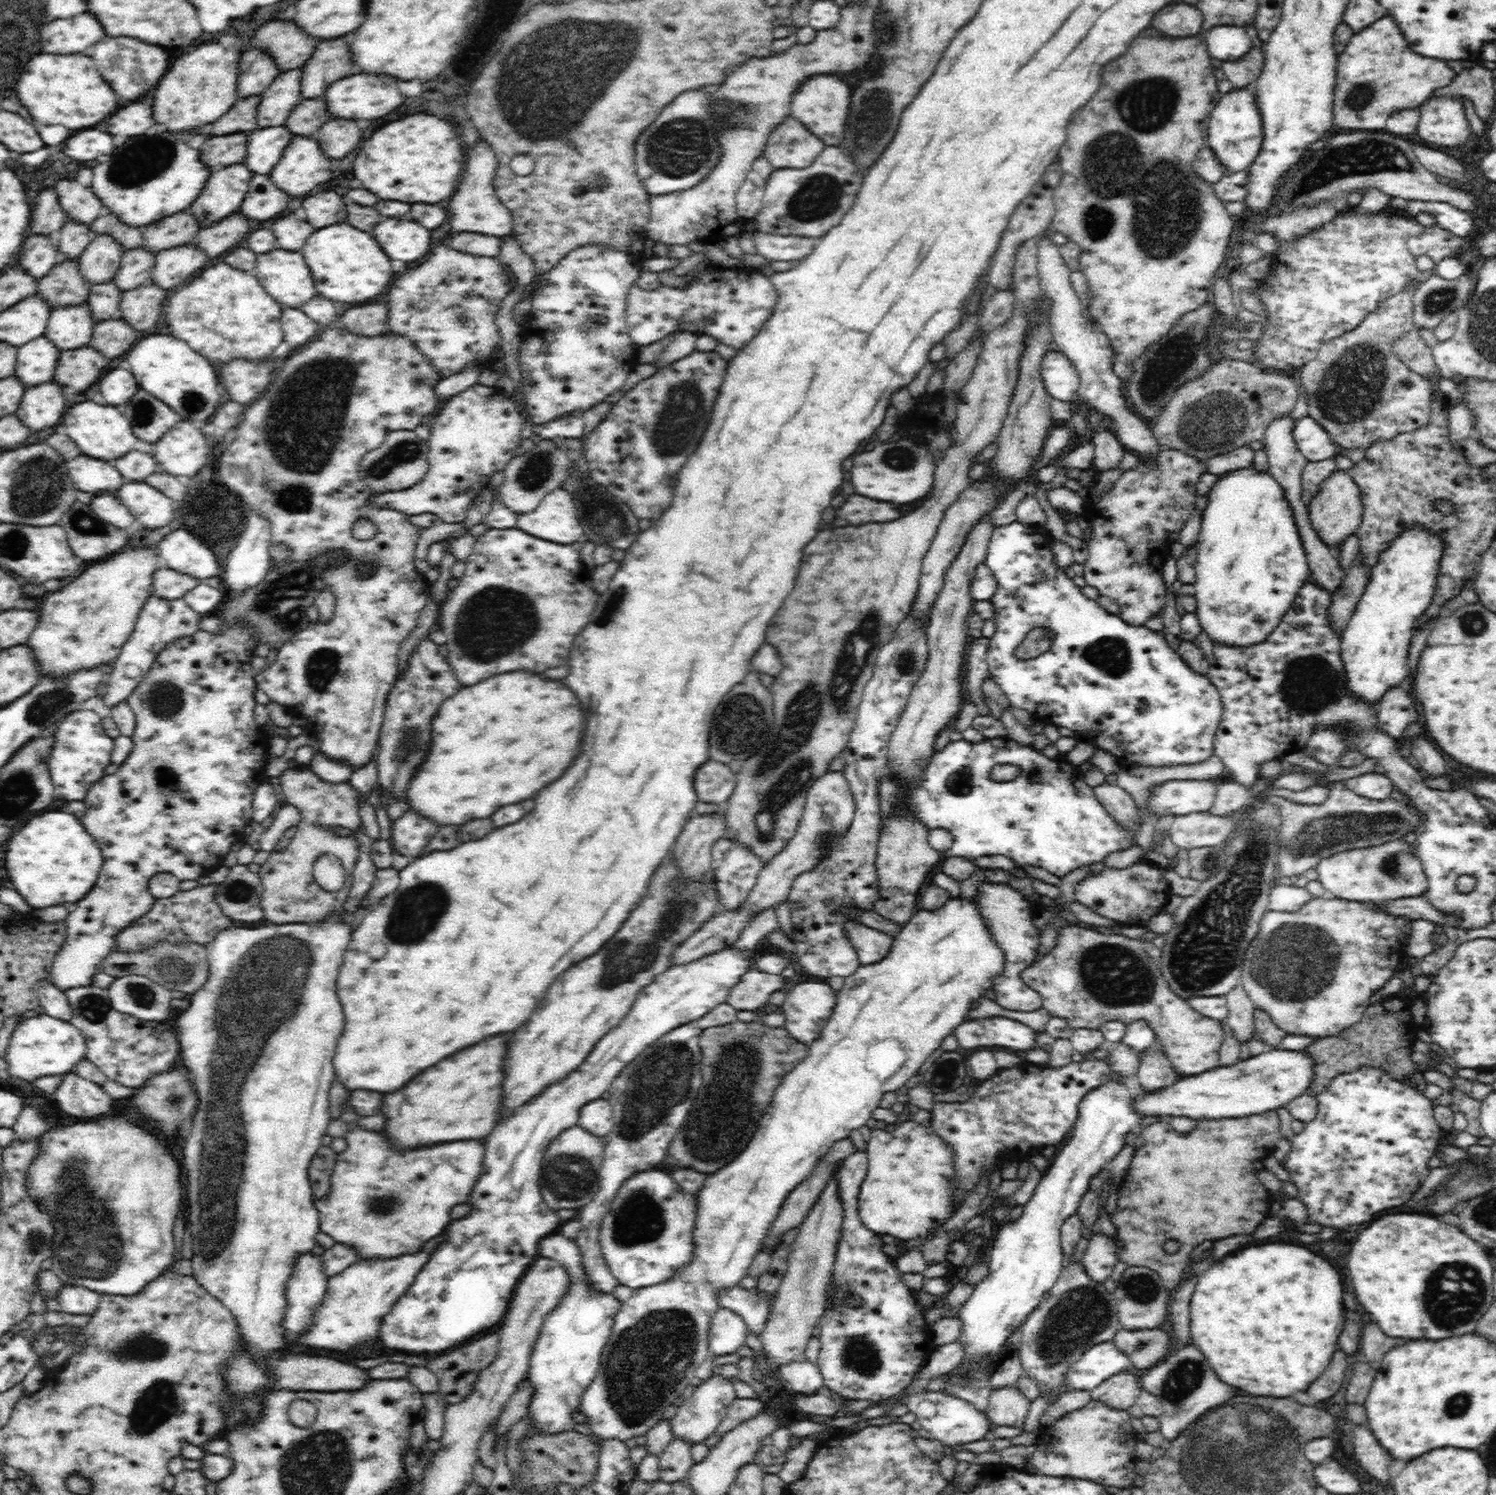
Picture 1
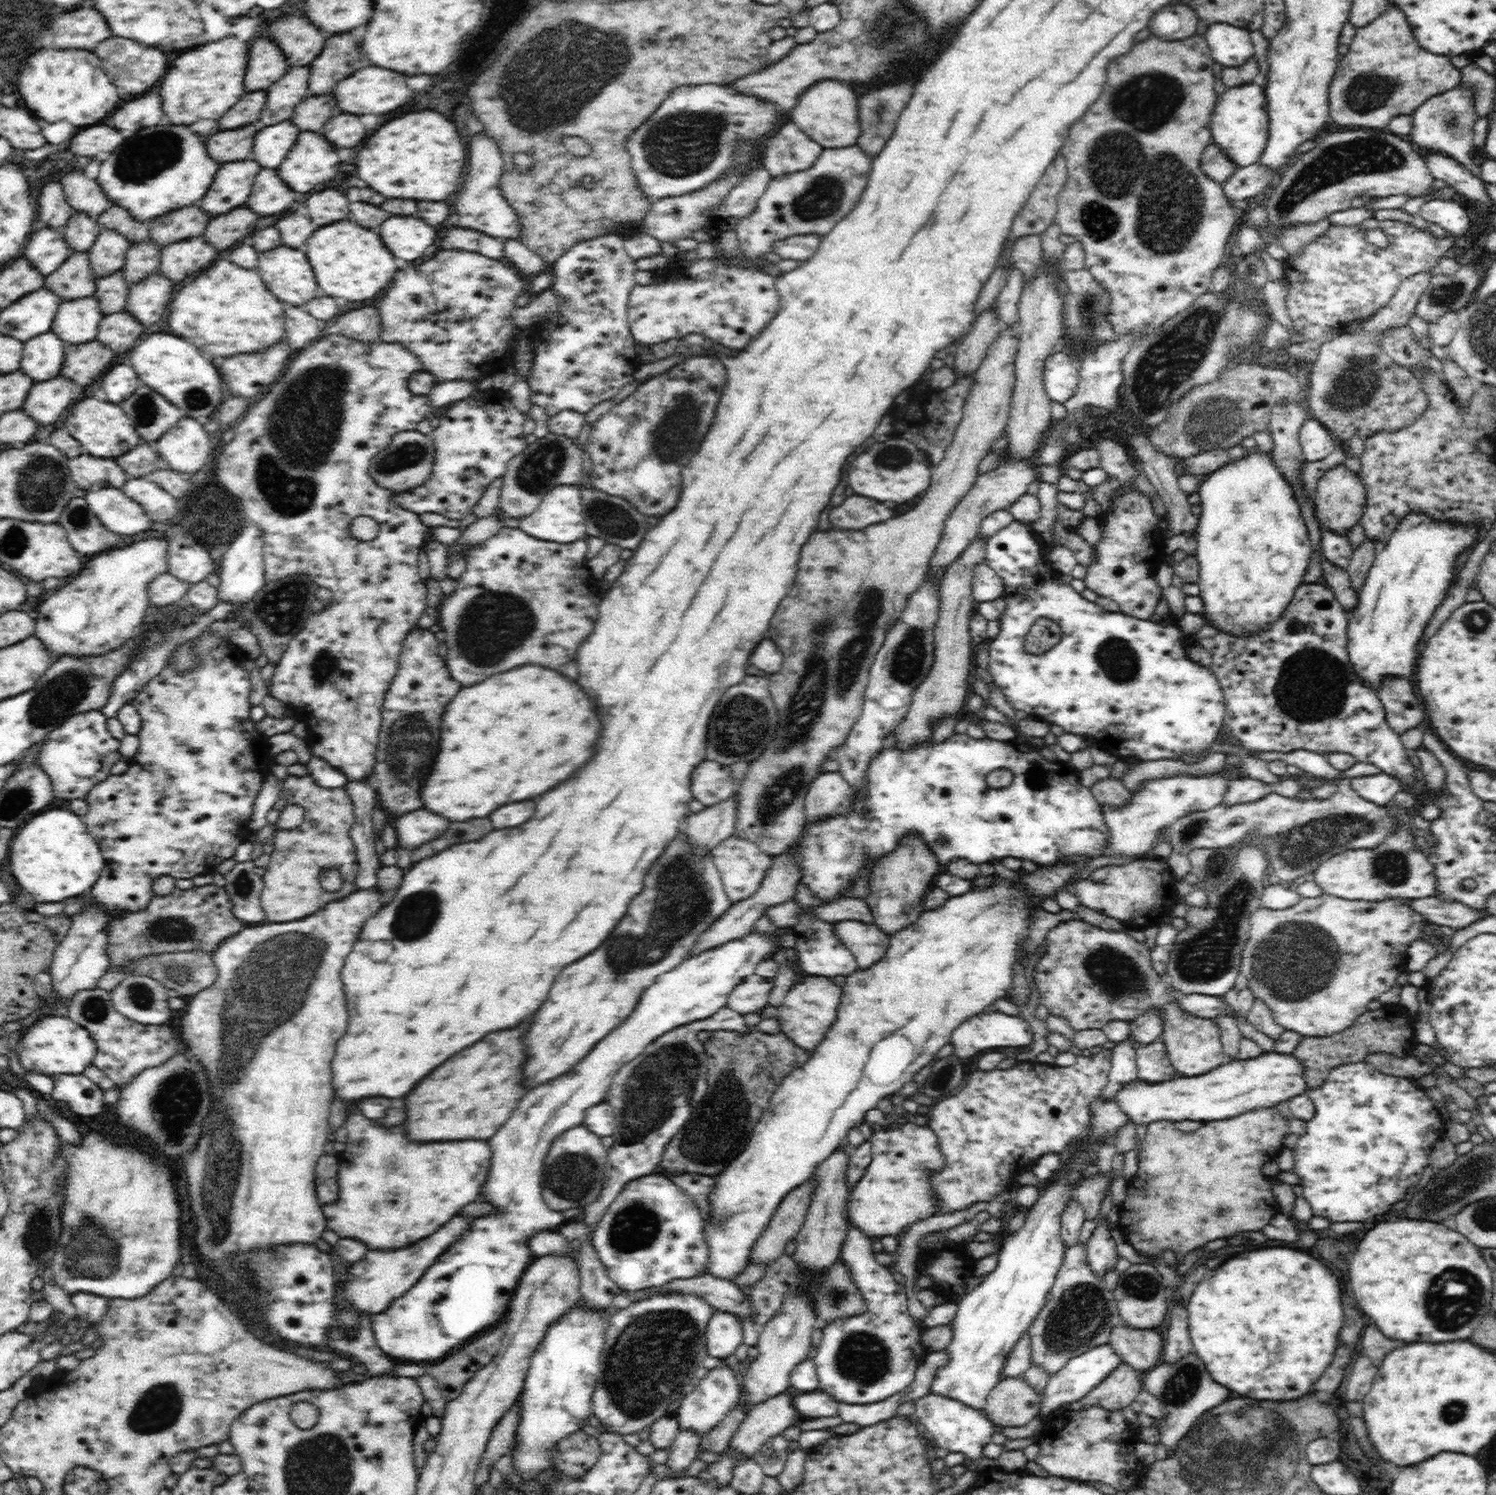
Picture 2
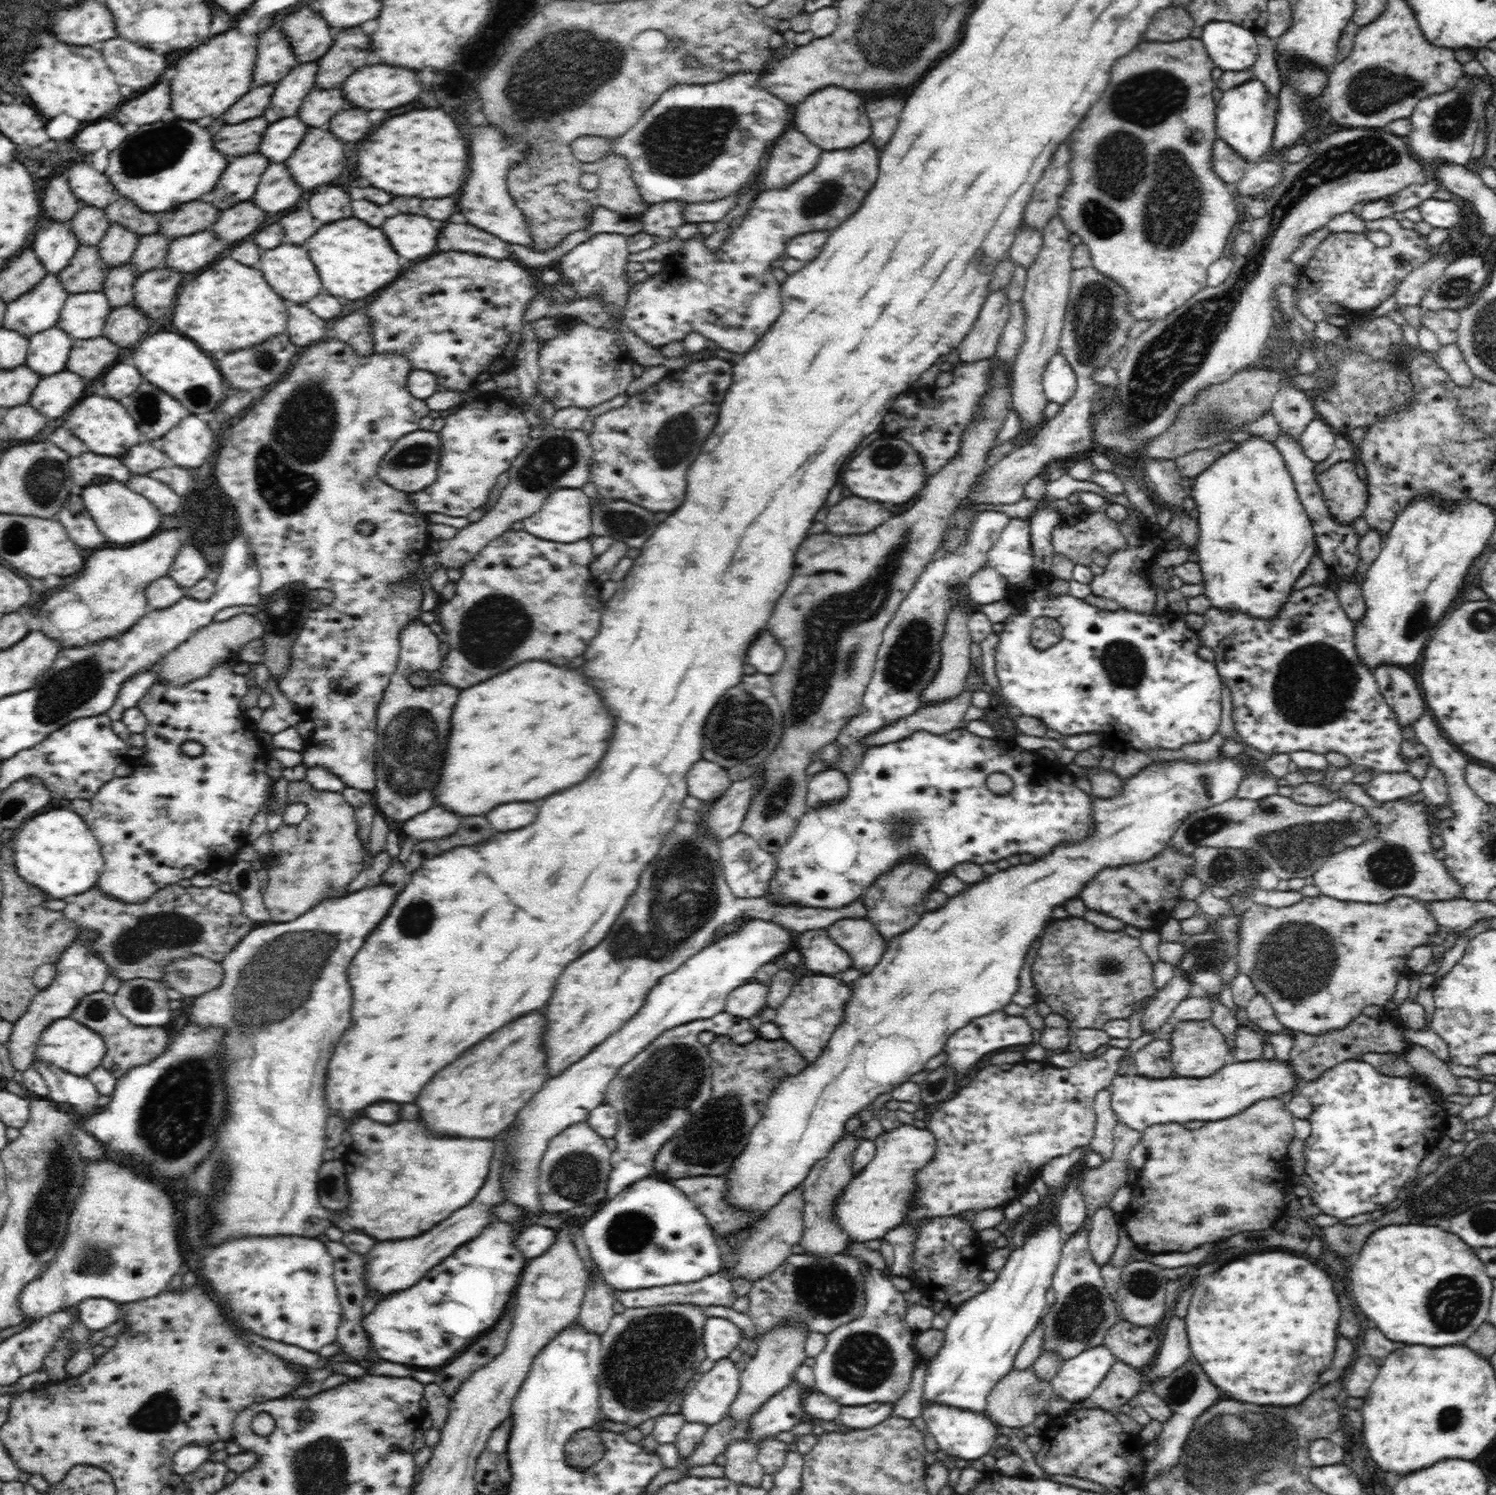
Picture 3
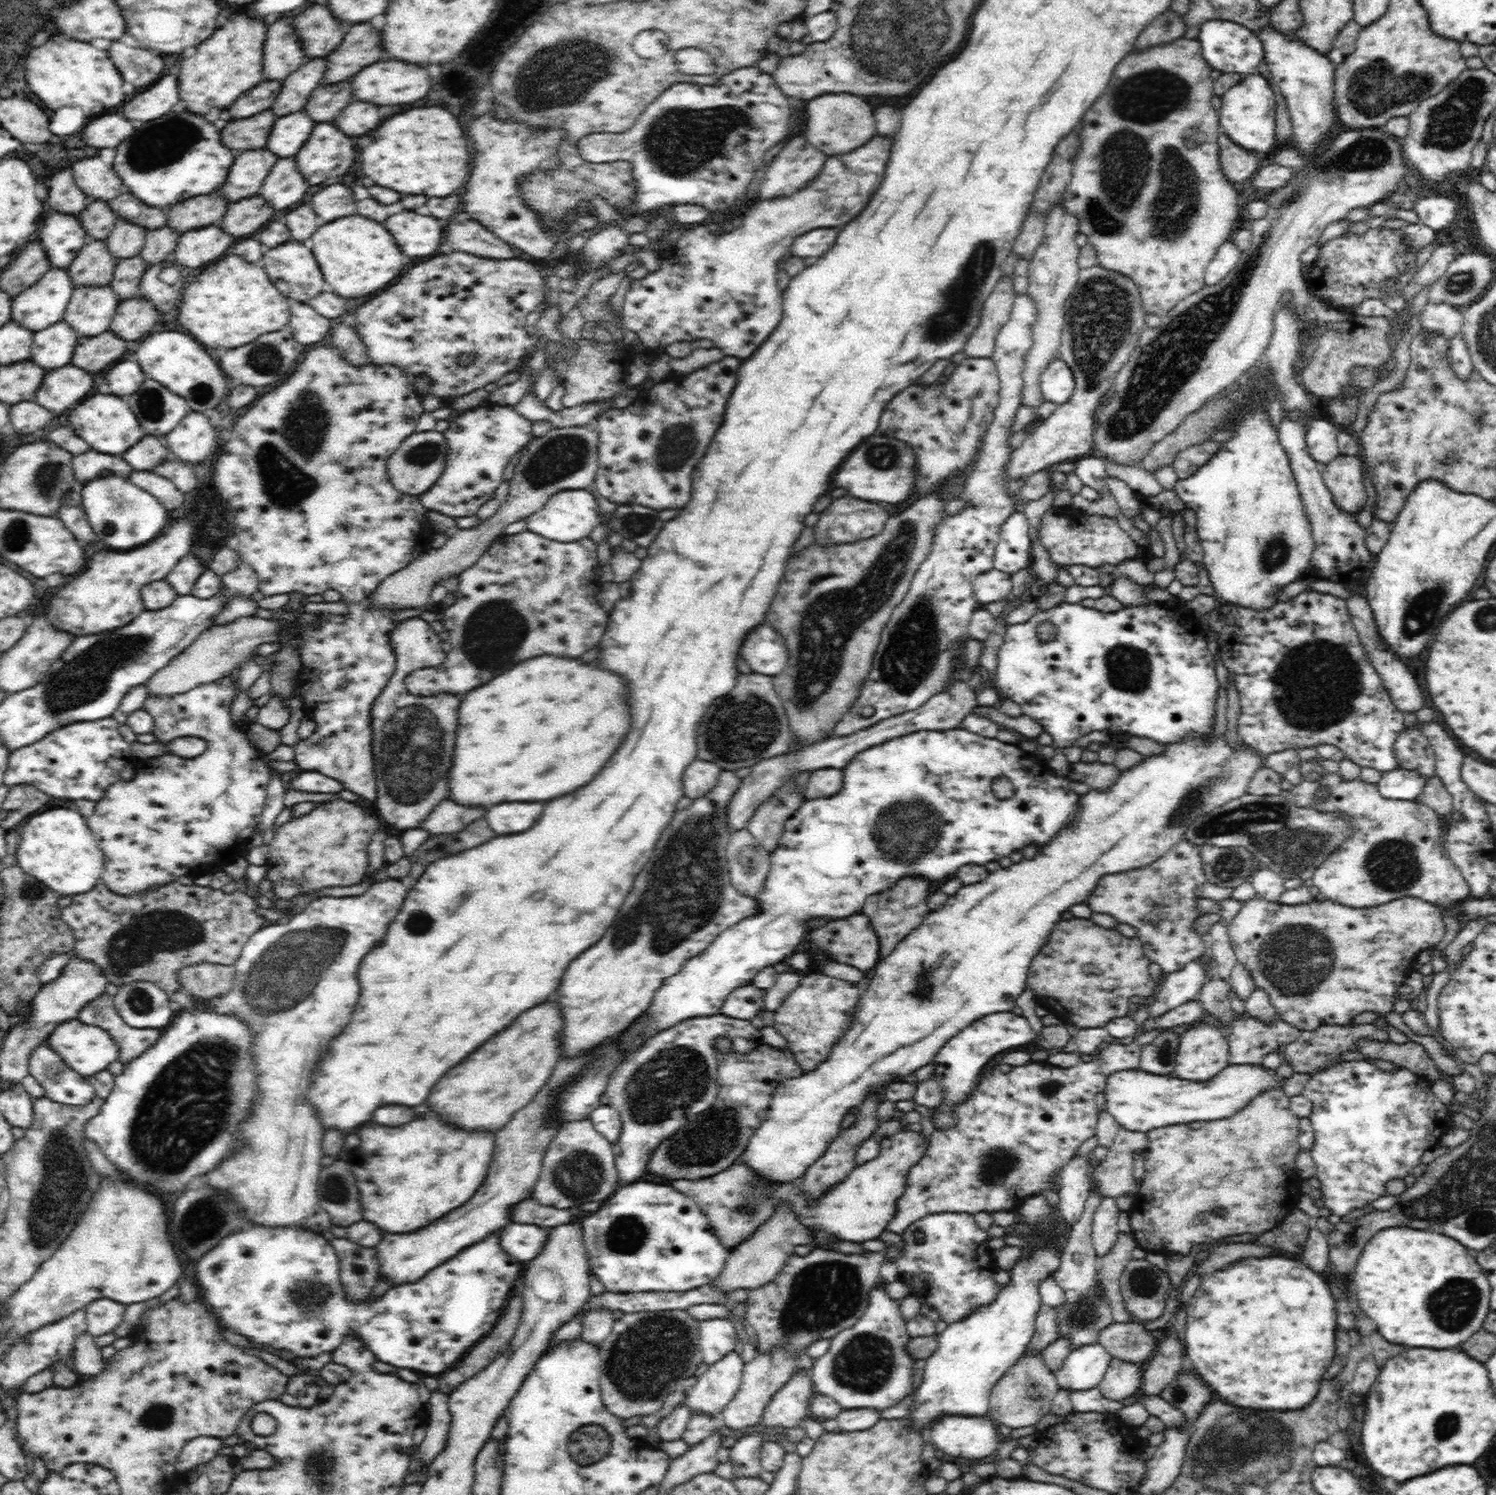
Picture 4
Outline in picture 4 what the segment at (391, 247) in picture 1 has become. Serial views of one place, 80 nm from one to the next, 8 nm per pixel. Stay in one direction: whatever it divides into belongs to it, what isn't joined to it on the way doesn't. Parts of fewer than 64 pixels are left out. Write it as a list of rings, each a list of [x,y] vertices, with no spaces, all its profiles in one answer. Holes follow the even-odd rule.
[[[404,210],[396,216],[390,216],[384,222],[384,226],[396,238],[400,250],[406,256],[418,258],[418,256],[430,256],[438,250],[438,244],[446,228],[446,220],[436,220],[432,216],[422,216]]]

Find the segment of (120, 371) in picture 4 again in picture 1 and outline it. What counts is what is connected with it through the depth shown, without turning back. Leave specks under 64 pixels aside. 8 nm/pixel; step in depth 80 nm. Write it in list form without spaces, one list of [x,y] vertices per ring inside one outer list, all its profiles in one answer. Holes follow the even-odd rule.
[[[122,368],[108,372],[98,384],[100,385],[100,392],[104,396],[104,402],[110,406],[126,404],[138,392],[139,388],[138,381],[132,371],[122,370]]]

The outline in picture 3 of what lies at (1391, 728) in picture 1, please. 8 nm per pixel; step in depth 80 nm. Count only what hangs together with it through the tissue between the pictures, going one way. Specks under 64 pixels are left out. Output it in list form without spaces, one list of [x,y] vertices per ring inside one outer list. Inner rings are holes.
[[[1382,664],[1374,668],[1380,694],[1396,714],[1400,727],[1416,723],[1426,714],[1427,706],[1418,690],[1418,684],[1401,666]]]

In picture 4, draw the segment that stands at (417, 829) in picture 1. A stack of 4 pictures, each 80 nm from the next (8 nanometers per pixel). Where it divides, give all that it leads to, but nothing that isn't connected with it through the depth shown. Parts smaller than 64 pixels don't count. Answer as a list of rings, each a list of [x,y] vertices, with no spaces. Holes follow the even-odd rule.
[[[450,800],[440,802],[427,816],[426,822],[420,822],[419,828],[432,835],[450,834],[464,830],[472,820],[482,818],[484,810],[480,808],[464,808]]]

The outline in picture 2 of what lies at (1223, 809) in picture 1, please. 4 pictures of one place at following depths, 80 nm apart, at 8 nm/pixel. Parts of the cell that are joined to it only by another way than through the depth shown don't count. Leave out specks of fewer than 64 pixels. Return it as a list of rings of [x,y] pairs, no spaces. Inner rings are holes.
[[[1234,778],[1225,790],[1222,802],[1224,806],[1252,803],[1272,793],[1272,786],[1254,778]]]

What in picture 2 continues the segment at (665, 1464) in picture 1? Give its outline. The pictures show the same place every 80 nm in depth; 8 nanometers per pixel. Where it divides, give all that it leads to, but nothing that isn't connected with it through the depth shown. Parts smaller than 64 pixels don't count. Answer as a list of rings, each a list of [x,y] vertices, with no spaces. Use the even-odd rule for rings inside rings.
[[[679,1430],[672,1445],[668,1448],[668,1460],[666,1466],[673,1474],[680,1474],[686,1470],[694,1460],[700,1447],[702,1435],[696,1434],[693,1430]]]

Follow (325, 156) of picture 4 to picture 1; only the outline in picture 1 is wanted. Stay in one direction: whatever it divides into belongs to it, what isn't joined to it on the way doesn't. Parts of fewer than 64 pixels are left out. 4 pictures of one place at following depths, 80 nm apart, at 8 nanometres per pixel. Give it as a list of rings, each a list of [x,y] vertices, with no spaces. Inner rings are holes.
[[[295,136],[269,177],[288,196],[304,196],[330,180],[330,164],[315,137]]]

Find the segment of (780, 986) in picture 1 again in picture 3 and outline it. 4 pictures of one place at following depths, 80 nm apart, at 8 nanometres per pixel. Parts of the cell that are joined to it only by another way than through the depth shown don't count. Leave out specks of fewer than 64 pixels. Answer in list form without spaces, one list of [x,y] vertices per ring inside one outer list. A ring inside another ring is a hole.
[[[752,978],[728,995],[725,1010],[730,1014],[749,1019],[760,1014],[766,1007],[765,999],[768,993],[769,987]]]

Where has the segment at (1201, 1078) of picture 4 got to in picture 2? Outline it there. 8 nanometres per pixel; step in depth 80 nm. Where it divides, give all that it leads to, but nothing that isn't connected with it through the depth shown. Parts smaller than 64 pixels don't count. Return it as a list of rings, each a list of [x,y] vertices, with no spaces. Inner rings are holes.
[[[1080,918],[1070,919],[1068,921],[1063,921],[1057,924],[1055,927],[1051,928],[1044,941],[1044,947],[1046,947],[1046,954],[1040,958],[1041,960],[1036,964],[1034,968],[1034,984],[1036,988],[1038,988],[1039,992],[1039,1002],[1042,1006],[1046,1006],[1049,1010],[1050,1015],[1061,1016],[1070,1022],[1070,1026],[1074,1028],[1074,1030],[1080,1029],[1100,1029],[1107,1022],[1110,1021],[1126,1021],[1129,1022],[1132,1018],[1140,1016],[1140,1014],[1144,1014],[1144,1012],[1148,1012],[1148,1010],[1159,1010],[1161,1012],[1162,1017],[1162,1038],[1163,1043],[1165,1044],[1165,1049],[1172,1063],[1172,1066],[1176,1069],[1178,1076],[1200,1076],[1200,1074],[1206,1074],[1208,1071],[1215,1069],[1217,1066],[1229,1063],[1234,1058],[1230,1058],[1223,1053],[1223,1044],[1221,1041],[1221,1030],[1220,1027],[1216,1024],[1214,1019],[1209,1018],[1200,1018],[1194,1015],[1190,1015],[1190,1013],[1186,1013],[1180,1005],[1178,1005],[1177,1000],[1177,992],[1169,986],[1168,981],[1160,974],[1157,974],[1152,967],[1152,962],[1150,958],[1150,952],[1146,949],[1144,943],[1135,940],[1133,936],[1128,935],[1126,930],[1121,931],[1110,931],[1100,929],[1099,927],[1095,927],[1090,923],[1082,921]]]

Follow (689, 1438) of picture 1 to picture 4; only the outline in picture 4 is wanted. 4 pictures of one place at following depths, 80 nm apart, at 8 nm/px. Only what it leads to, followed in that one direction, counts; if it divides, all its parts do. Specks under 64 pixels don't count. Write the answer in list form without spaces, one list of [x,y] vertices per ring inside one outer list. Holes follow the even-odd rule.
[[[732,1351],[711,1364],[707,1371],[697,1377],[697,1382],[685,1398],[689,1411],[708,1416],[720,1415],[741,1385],[743,1357]]]

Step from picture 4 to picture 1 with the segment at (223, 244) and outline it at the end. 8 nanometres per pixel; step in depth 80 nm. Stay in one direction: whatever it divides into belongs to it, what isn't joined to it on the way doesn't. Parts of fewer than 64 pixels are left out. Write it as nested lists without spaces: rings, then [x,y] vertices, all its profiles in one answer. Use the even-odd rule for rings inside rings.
[[[196,244],[160,250],[155,253],[152,283],[172,293],[208,262],[209,256],[206,252],[200,251]]]

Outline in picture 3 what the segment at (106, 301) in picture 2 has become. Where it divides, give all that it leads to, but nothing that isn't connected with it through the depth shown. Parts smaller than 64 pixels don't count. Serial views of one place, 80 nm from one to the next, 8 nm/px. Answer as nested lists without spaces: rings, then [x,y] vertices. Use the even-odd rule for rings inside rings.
[[[131,263],[114,267],[108,272],[101,291],[106,295],[110,308],[133,304],[133,286],[137,277],[136,269]]]

